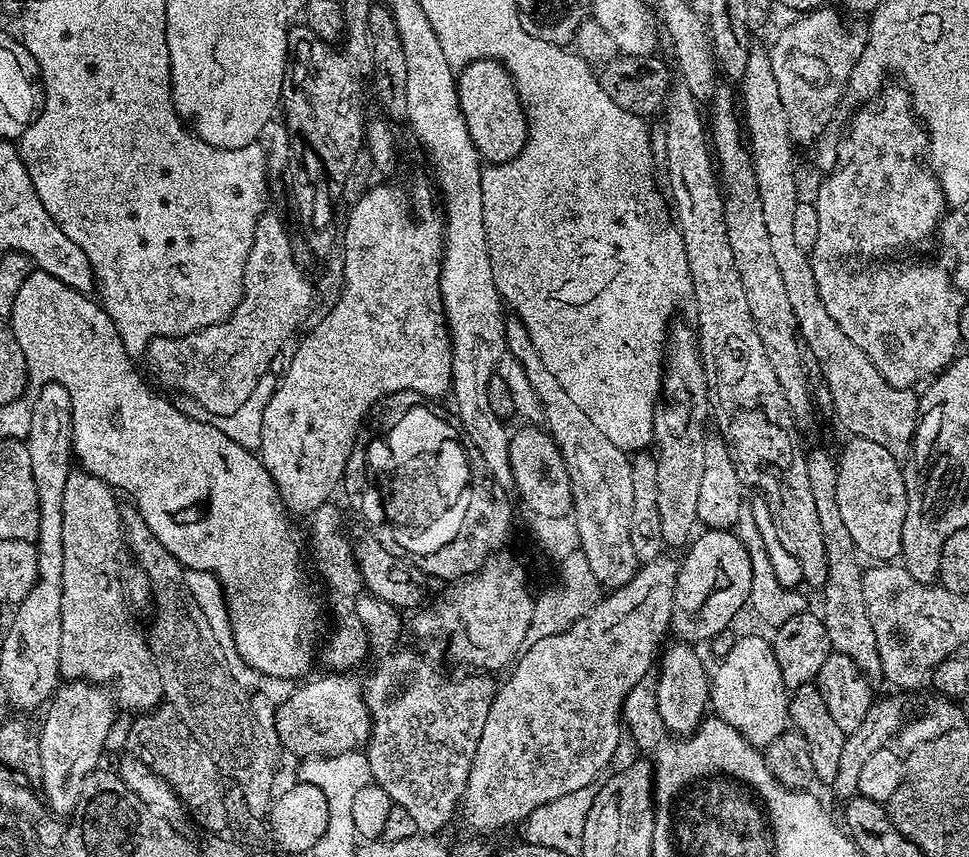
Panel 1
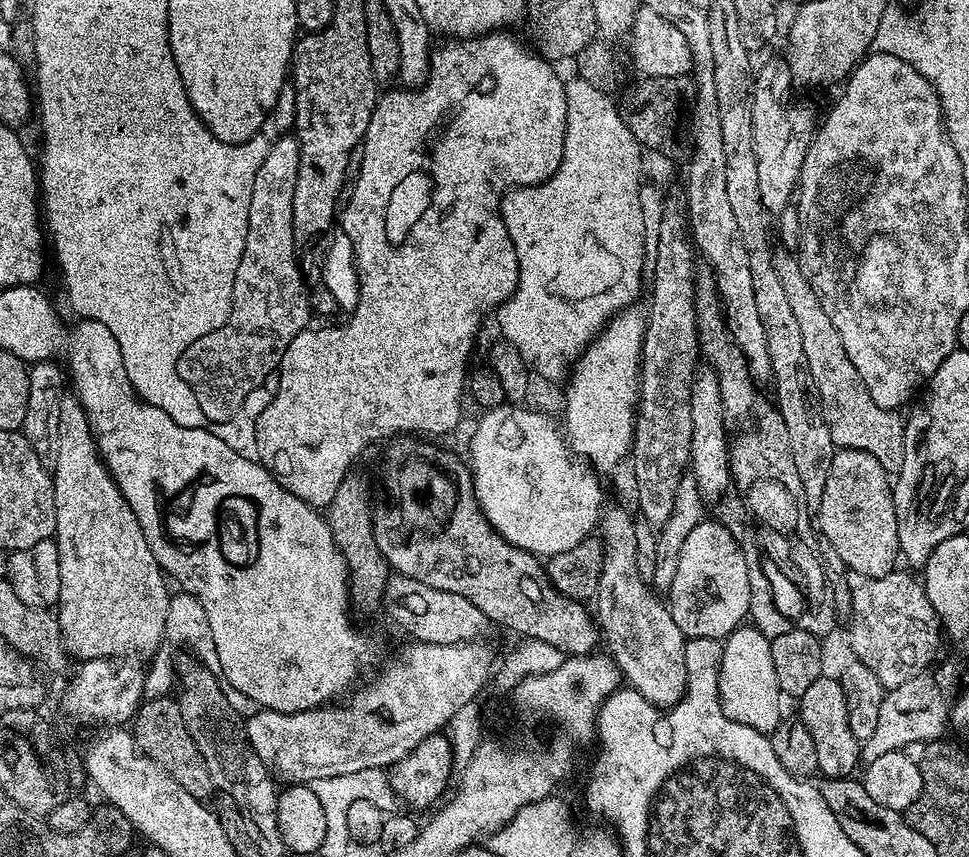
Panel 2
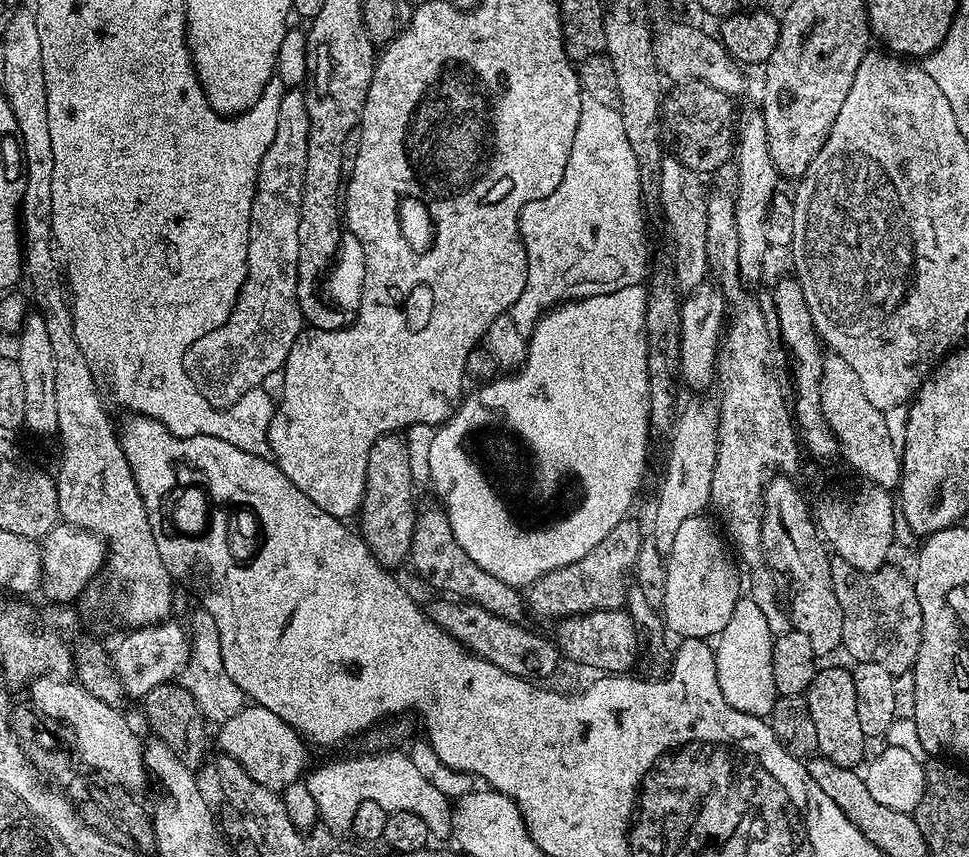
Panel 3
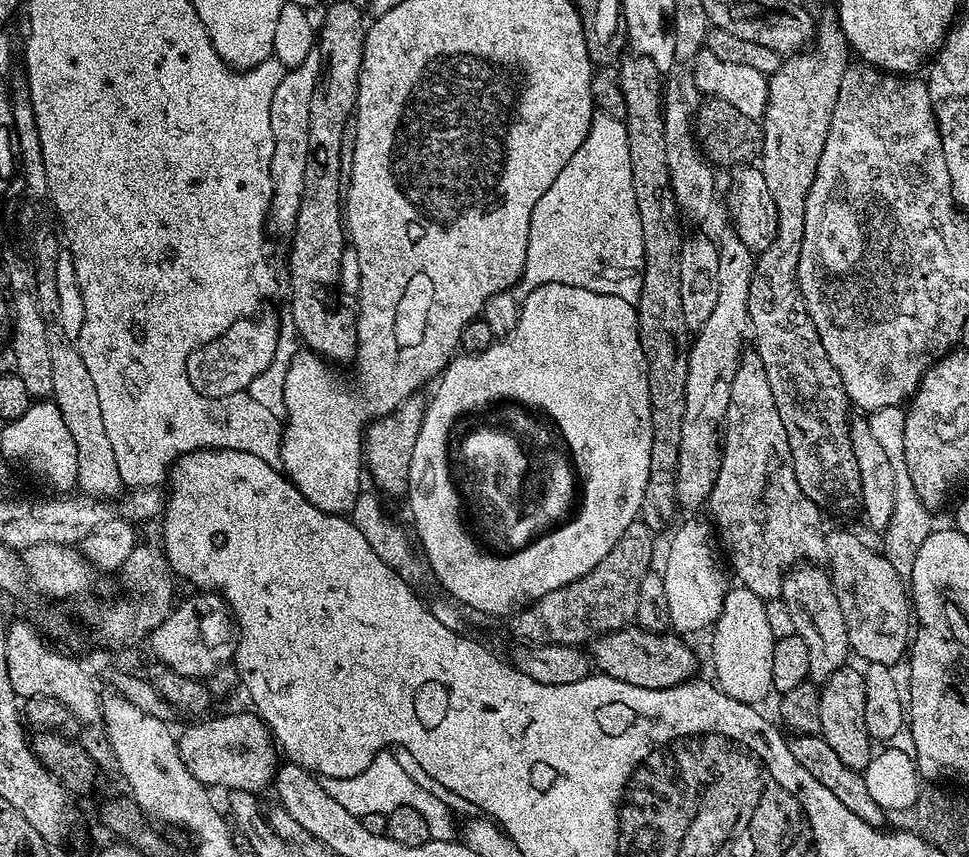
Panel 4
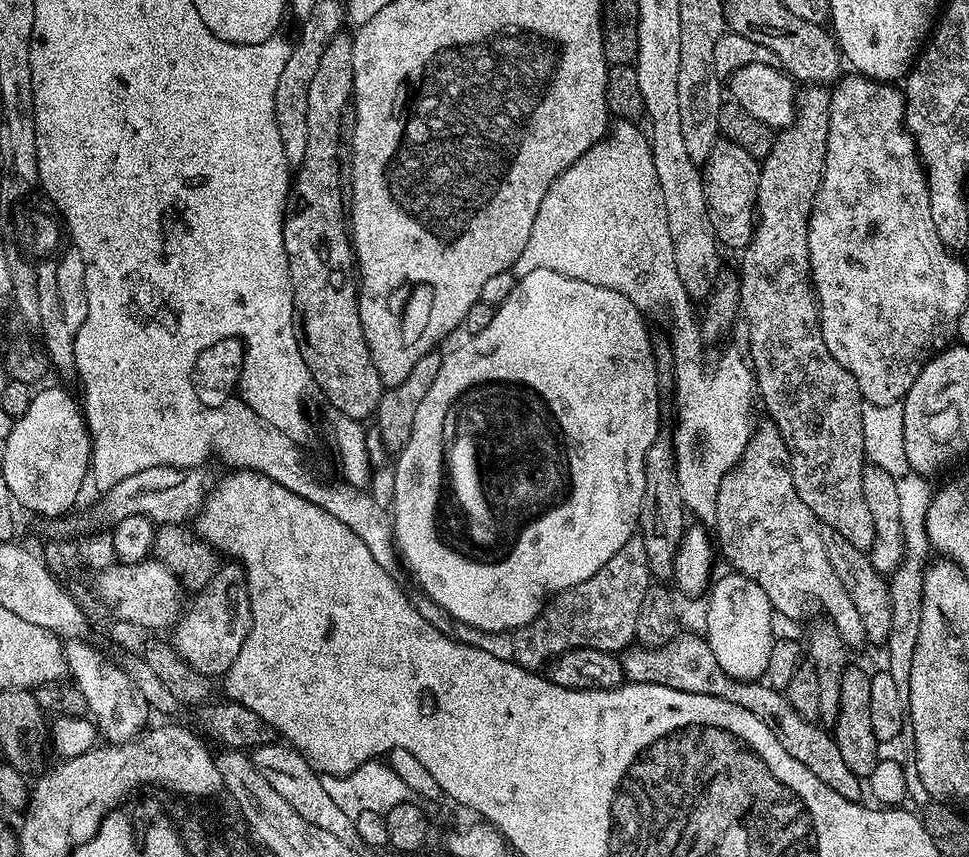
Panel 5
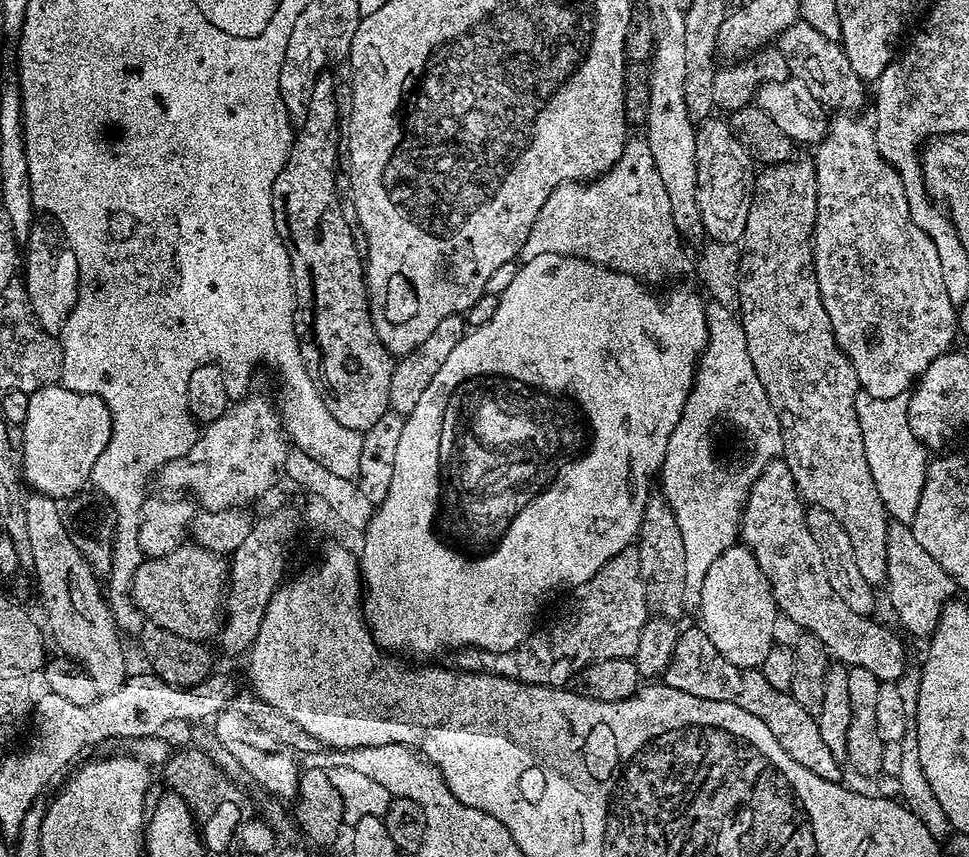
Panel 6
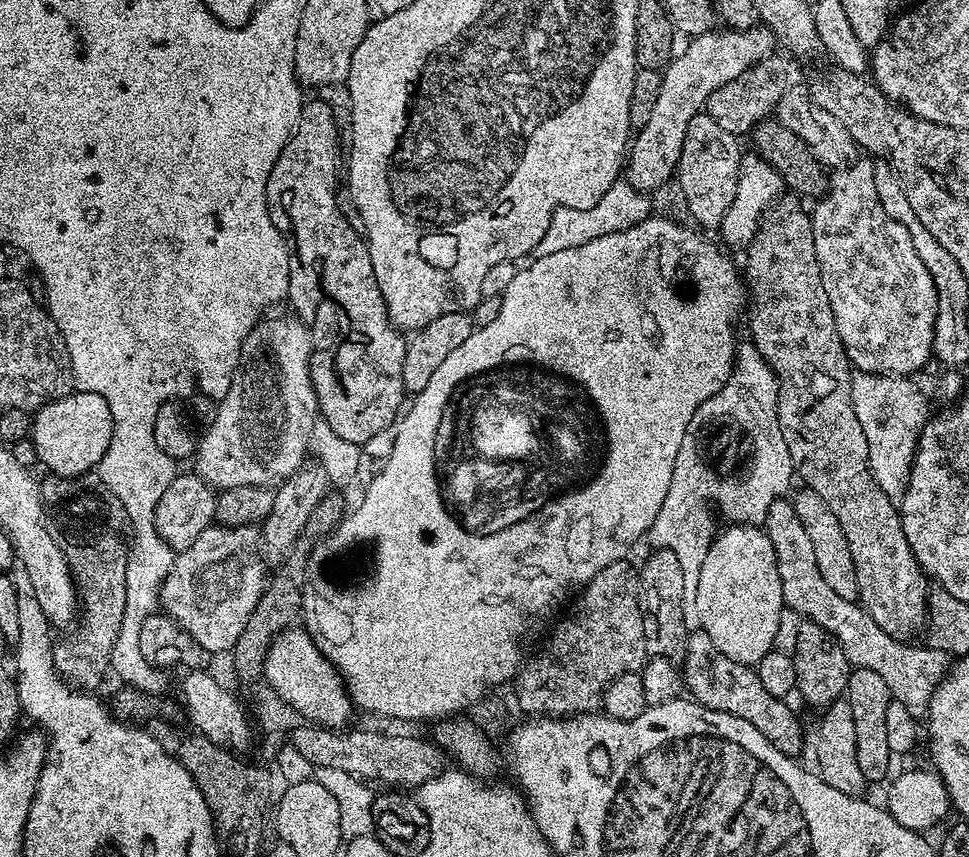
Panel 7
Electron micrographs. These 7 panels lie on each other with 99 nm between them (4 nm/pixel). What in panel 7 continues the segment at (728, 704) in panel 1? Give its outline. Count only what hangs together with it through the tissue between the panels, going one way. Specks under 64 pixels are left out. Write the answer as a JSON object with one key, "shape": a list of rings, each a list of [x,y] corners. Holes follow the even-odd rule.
{"shape":[[[728,526],[723,529],[713,540],[710,550],[706,554],[705,560],[702,562],[702,570],[694,578],[696,584],[696,612],[700,615],[699,627],[706,634],[710,634],[710,642],[714,642],[714,646],[722,654],[726,654],[726,658],[734,658],[734,662],[754,666],[758,661],[766,655],[767,652],[773,651],[776,643],[776,635],[778,634],[778,626],[782,622],[782,613],[785,611],[786,605],[784,595],[782,594],[782,582],[778,574],[778,566],[776,565],[776,551],[770,542],[768,533],[760,526]]]}

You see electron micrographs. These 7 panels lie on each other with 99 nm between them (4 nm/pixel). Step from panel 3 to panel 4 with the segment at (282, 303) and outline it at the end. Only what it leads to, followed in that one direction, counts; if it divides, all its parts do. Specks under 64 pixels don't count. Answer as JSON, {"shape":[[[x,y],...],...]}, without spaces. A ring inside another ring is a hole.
{"shape":[[[312,51],[297,68],[287,69],[274,90],[274,99],[270,102],[270,126],[274,130],[274,158],[270,158],[270,178],[272,179],[272,209],[268,212],[270,228],[273,233],[284,238],[291,237],[296,229],[298,210],[302,206],[304,187],[306,186],[306,162],[310,150],[310,102],[322,83],[322,56],[319,51]],[[263,316],[234,322],[234,326],[227,328],[221,336],[205,340],[188,355],[186,374],[194,390],[210,398],[222,398],[223,395],[238,394],[250,388],[254,378],[270,366],[280,336],[278,321],[272,316]]]}

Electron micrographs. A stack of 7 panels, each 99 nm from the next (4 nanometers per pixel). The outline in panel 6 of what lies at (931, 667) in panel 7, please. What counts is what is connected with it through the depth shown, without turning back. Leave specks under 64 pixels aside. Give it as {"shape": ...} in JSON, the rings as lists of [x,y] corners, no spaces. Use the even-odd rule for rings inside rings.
{"shape":[[[777,458],[771,464],[766,466],[766,470],[762,470],[762,474],[754,482],[754,486],[748,495],[748,501],[744,504],[744,512],[740,516],[740,534],[739,539],[742,541],[743,547],[750,549],[754,554],[754,558],[758,562],[758,566],[762,570],[764,577],[768,579],[772,585],[772,596],[776,600],[776,607],[781,613],[790,618],[794,618],[794,622],[798,622],[798,626],[804,628],[805,633],[816,636],[827,648],[829,657],[833,661],[847,664],[849,668],[861,668],[862,670],[870,670],[870,674],[874,674],[882,682],[895,682],[904,675],[906,671],[906,663],[904,664],[904,646],[899,638],[895,636],[888,628],[883,628],[880,624],[875,624],[875,619],[863,616],[862,614],[854,614],[854,610],[850,610],[850,606],[846,606],[846,602],[842,602],[842,598],[838,598],[838,594],[834,594],[834,586],[830,586],[830,582],[826,578],[826,562],[822,562],[822,550],[818,550],[818,542],[814,542],[814,534],[810,534],[810,526],[806,526],[805,501],[800,498],[800,491],[796,488],[794,478],[790,474],[787,464],[783,459]]]}

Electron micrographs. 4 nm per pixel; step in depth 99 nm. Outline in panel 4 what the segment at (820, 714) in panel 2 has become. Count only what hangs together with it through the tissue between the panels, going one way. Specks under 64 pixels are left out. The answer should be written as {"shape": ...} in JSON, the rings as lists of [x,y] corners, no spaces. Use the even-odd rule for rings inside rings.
{"shape":[[[845,666],[834,670],[828,680],[819,685],[821,706],[821,728],[819,735],[846,762],[848,768],[863,773],[864,768],[874,755],[874,741],[872,735],[866,730],[866,682],[864,673],[858,667]]]}

